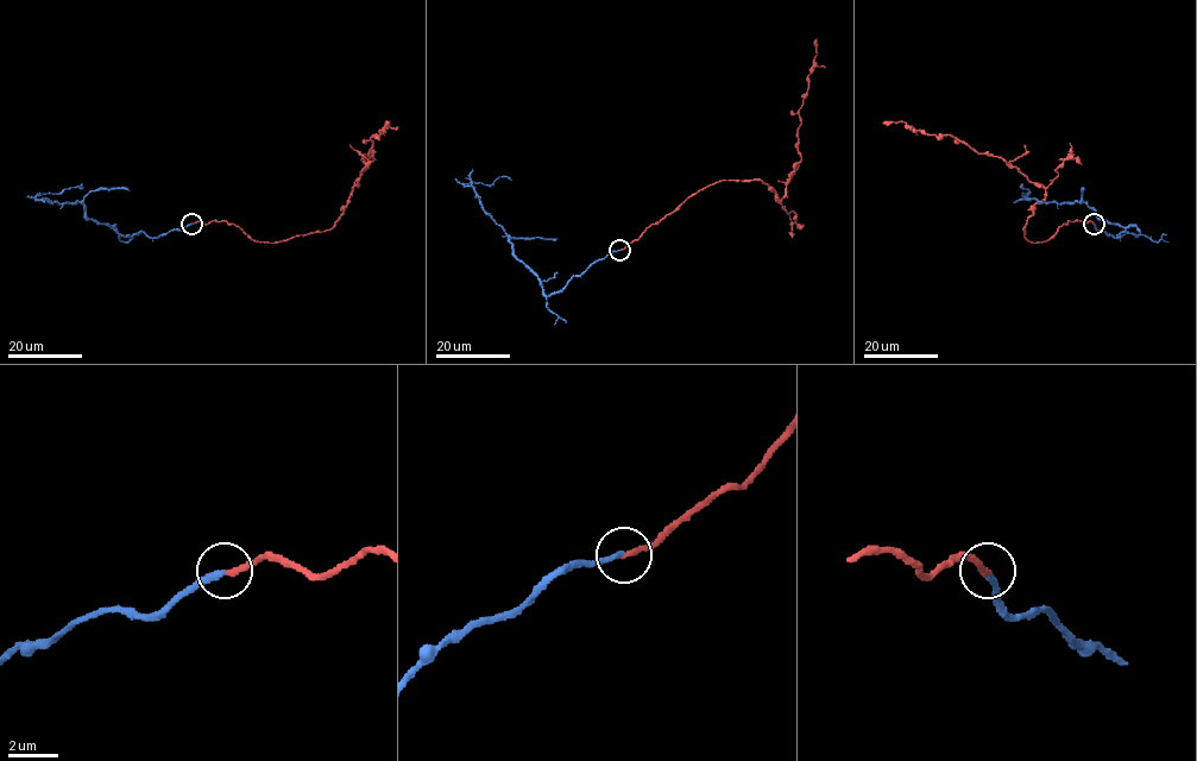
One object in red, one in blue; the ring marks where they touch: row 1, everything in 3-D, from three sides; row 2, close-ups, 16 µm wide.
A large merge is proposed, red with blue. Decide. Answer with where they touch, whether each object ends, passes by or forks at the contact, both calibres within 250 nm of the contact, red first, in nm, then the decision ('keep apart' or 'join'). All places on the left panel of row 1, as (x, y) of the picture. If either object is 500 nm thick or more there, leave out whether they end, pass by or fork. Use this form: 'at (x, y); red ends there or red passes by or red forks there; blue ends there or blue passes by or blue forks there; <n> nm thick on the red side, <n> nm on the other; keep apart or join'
at (191, 224); red ends there; blue ends there; 240 nm thick on the red side, 220 nm on the other; join

